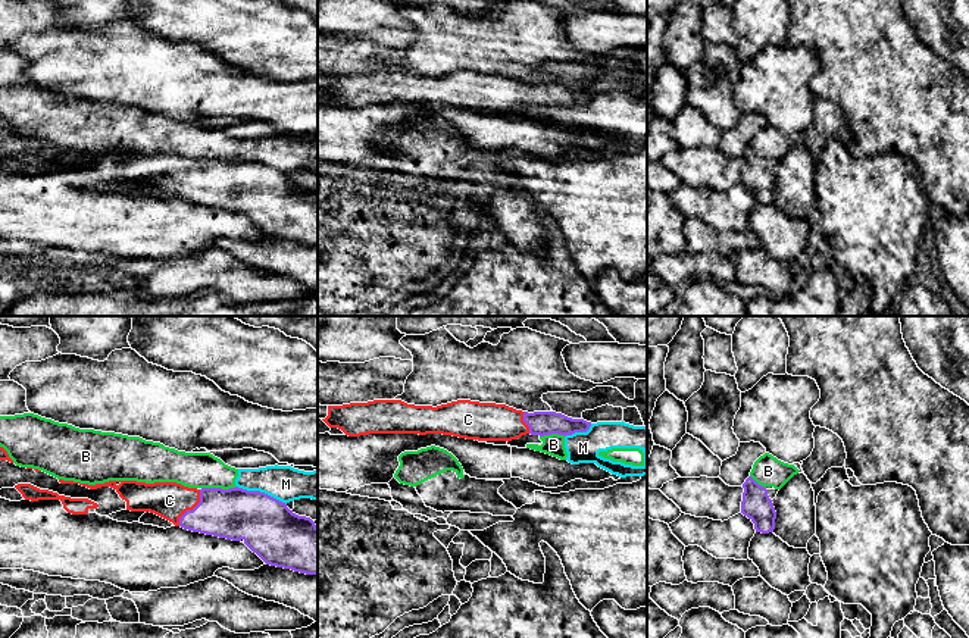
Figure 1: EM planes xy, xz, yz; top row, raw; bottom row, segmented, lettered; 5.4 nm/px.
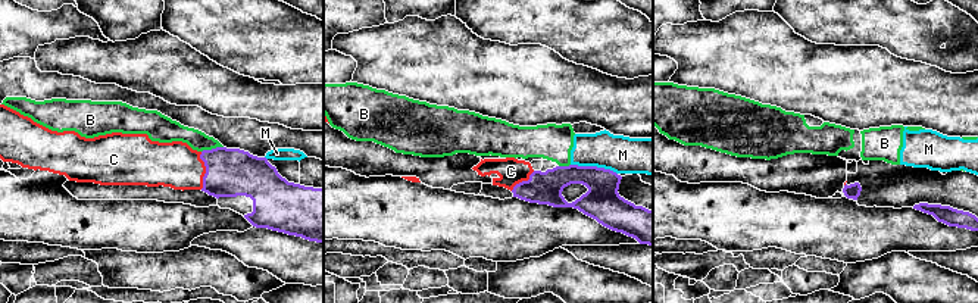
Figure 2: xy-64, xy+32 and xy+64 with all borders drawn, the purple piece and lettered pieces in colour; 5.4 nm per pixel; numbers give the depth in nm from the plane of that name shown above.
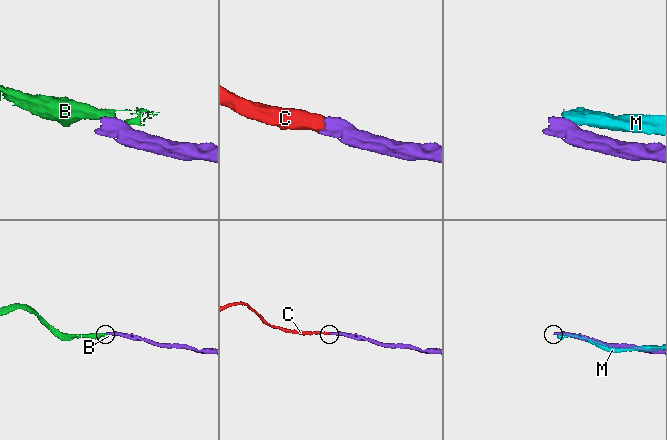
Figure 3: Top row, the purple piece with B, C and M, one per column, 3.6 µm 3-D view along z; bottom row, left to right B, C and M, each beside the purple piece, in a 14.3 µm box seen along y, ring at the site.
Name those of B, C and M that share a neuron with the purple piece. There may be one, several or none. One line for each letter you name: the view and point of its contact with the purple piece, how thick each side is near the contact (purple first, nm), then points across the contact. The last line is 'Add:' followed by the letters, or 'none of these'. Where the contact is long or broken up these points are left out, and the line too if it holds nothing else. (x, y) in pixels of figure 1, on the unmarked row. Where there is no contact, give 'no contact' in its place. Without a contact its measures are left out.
C: contact xy (193, 180); calibres 280 and 200 nm; way xy (236, 184), (193, 180), (169, 171)
Add: C

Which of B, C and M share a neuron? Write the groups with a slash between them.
B M / C

